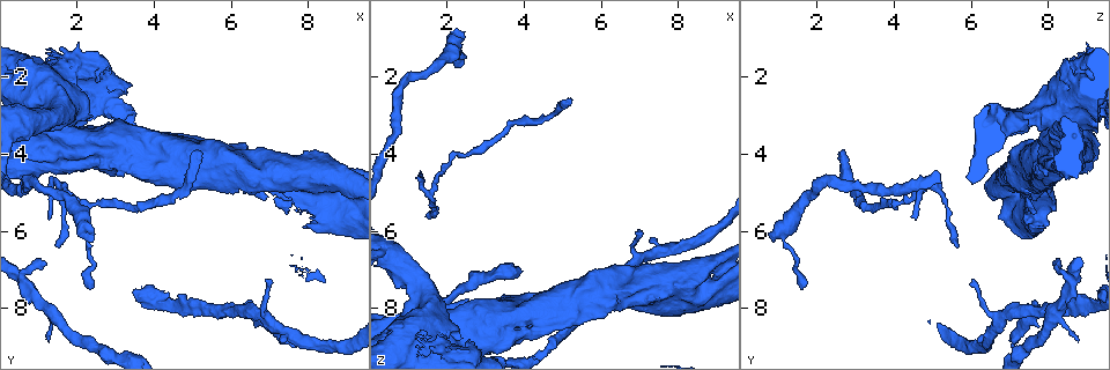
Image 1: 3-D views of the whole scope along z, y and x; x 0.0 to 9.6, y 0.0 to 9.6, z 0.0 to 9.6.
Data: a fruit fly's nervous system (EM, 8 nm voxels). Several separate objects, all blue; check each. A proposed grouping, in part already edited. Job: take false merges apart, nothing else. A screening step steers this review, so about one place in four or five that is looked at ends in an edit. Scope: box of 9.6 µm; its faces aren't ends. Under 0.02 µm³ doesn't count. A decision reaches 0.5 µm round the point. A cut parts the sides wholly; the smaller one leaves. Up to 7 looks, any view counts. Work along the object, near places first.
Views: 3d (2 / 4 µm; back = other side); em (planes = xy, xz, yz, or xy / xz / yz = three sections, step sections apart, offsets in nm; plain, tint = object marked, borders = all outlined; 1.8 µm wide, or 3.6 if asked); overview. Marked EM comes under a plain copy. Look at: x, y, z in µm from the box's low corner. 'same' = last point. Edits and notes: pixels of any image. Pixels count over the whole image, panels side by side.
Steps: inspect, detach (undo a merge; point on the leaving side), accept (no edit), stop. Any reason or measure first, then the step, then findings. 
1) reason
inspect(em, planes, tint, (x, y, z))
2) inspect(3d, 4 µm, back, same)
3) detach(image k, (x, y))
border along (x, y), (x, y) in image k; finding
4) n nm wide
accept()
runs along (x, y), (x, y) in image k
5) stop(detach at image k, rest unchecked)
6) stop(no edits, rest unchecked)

arms run side by side
inspect(em, planes, tint, (6.20, 8.00, 7.55))

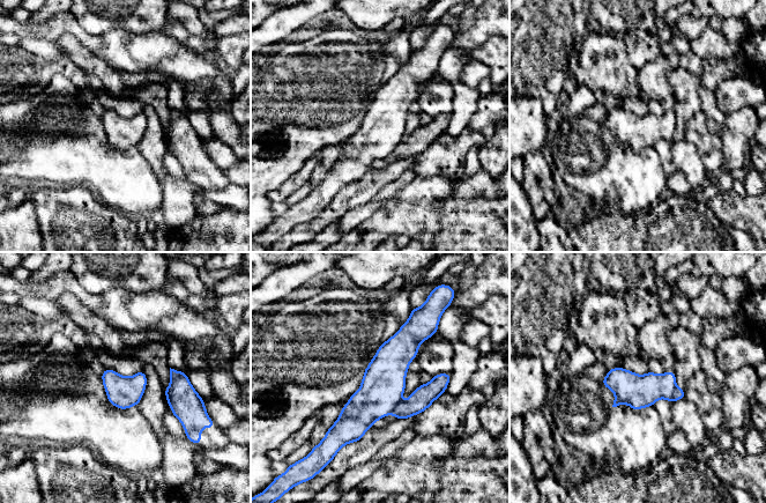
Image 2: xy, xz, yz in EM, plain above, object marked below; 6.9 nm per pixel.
detach(image 2, (422, 398))
the part that leaves runs along (447, 376), (416, 404), (395, 412) in image 2; a second cell is stuck on

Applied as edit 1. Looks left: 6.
see it whole again
inspect(overview)

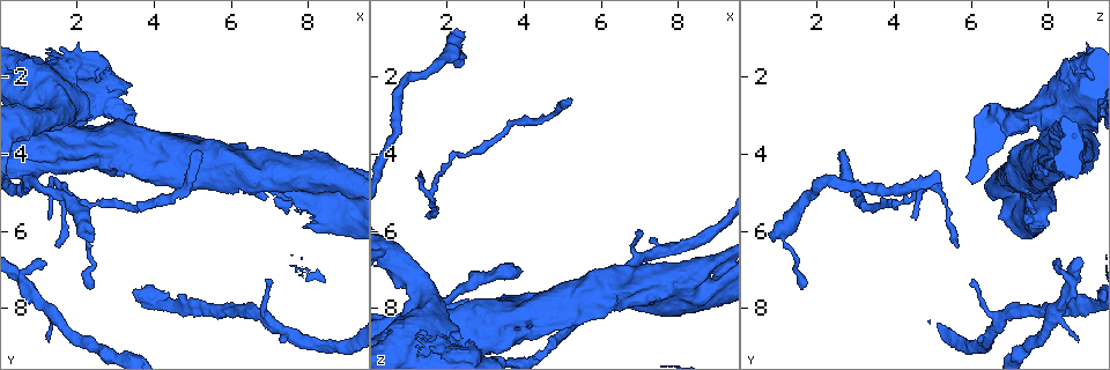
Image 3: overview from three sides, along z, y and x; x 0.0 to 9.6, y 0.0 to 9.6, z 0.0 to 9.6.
calibre changes
inspect(em, planes, tint, (2.25, 6.20, 1.05))

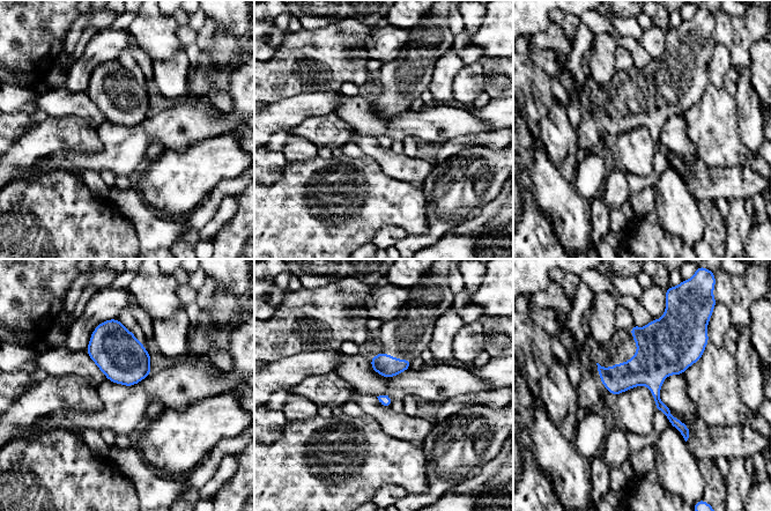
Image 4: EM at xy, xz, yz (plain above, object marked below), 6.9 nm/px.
accept()
one cell here

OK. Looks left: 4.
stop(detach at image 2, rest unchecked)

